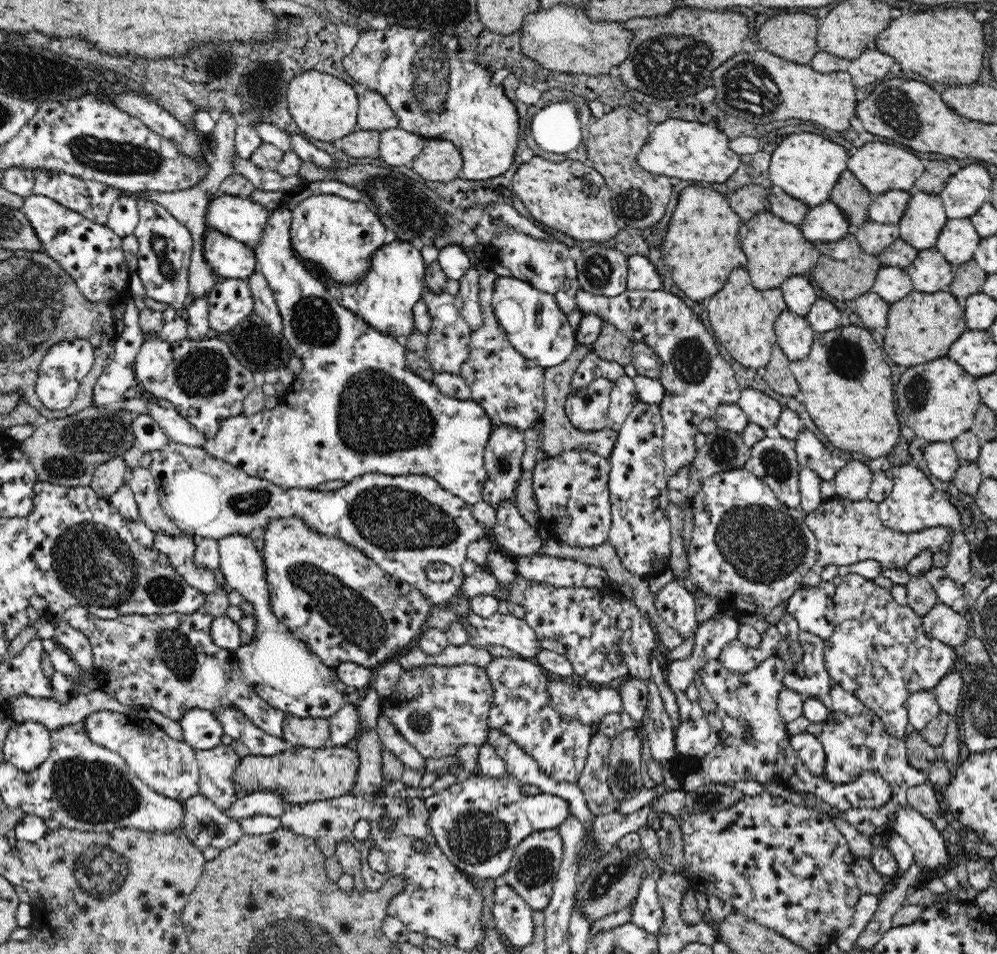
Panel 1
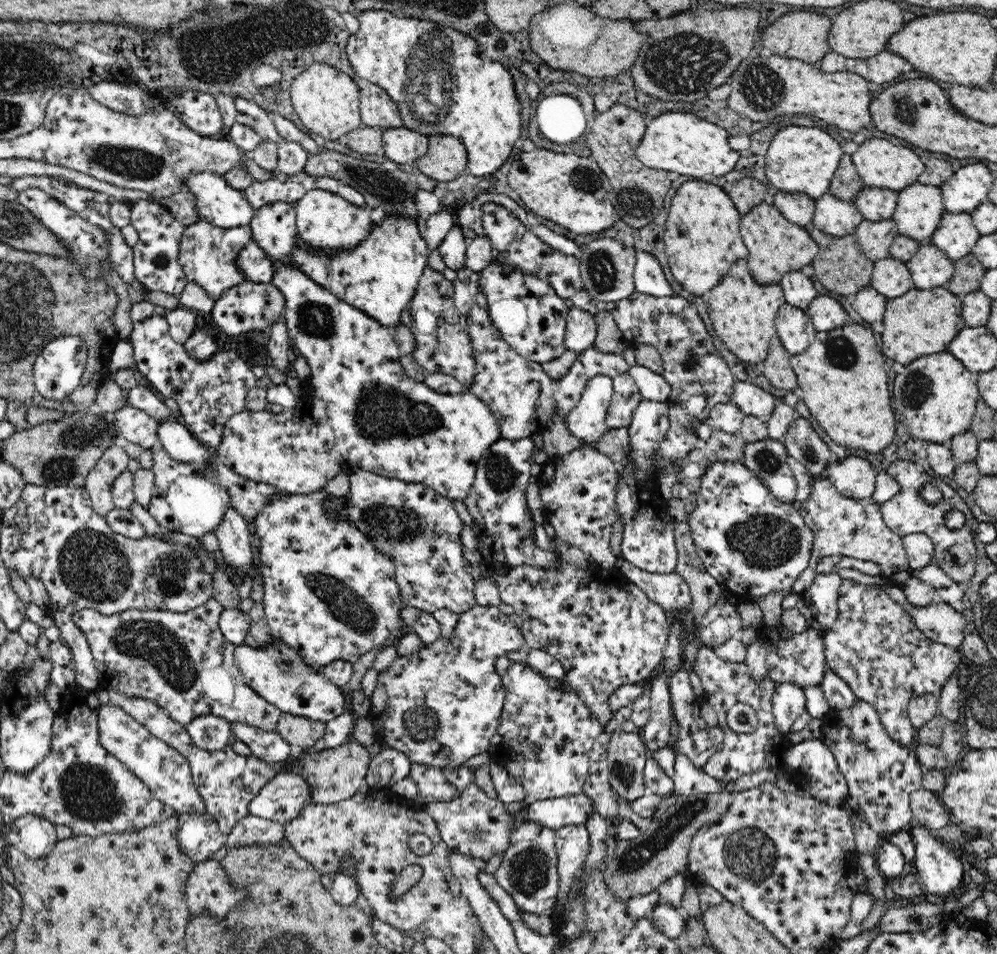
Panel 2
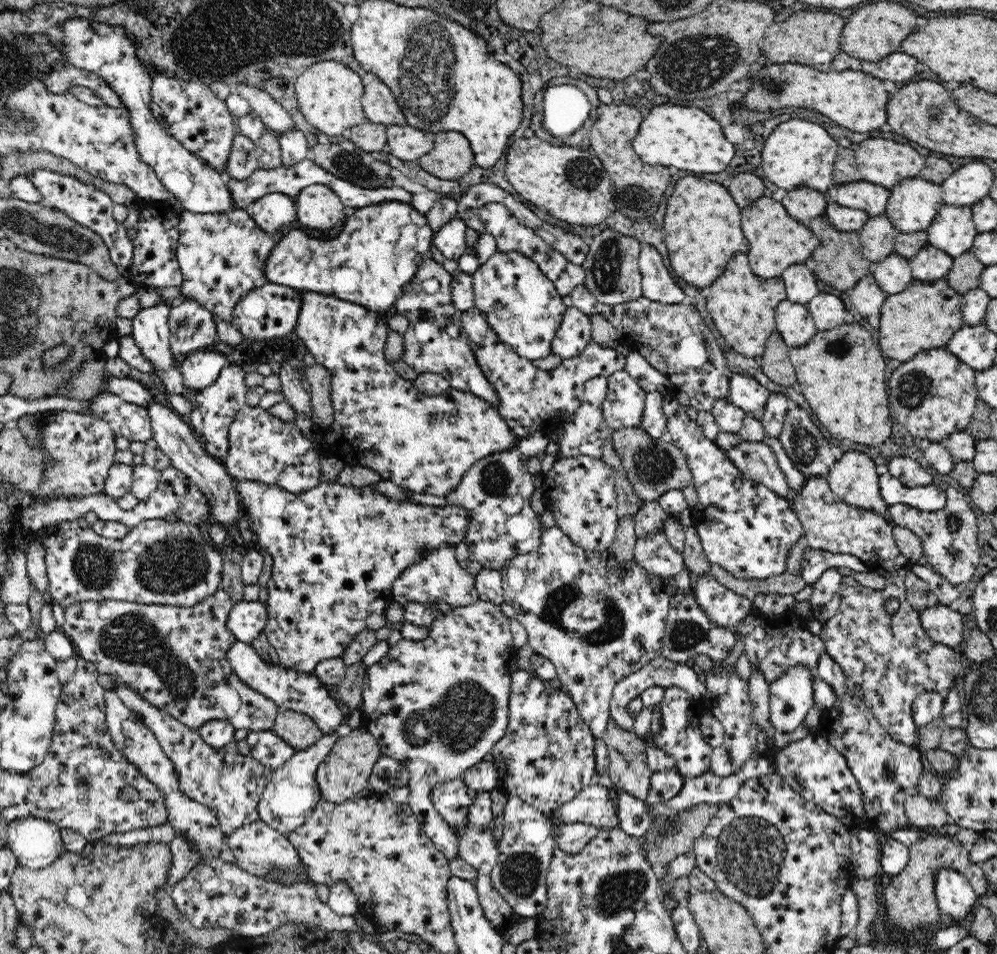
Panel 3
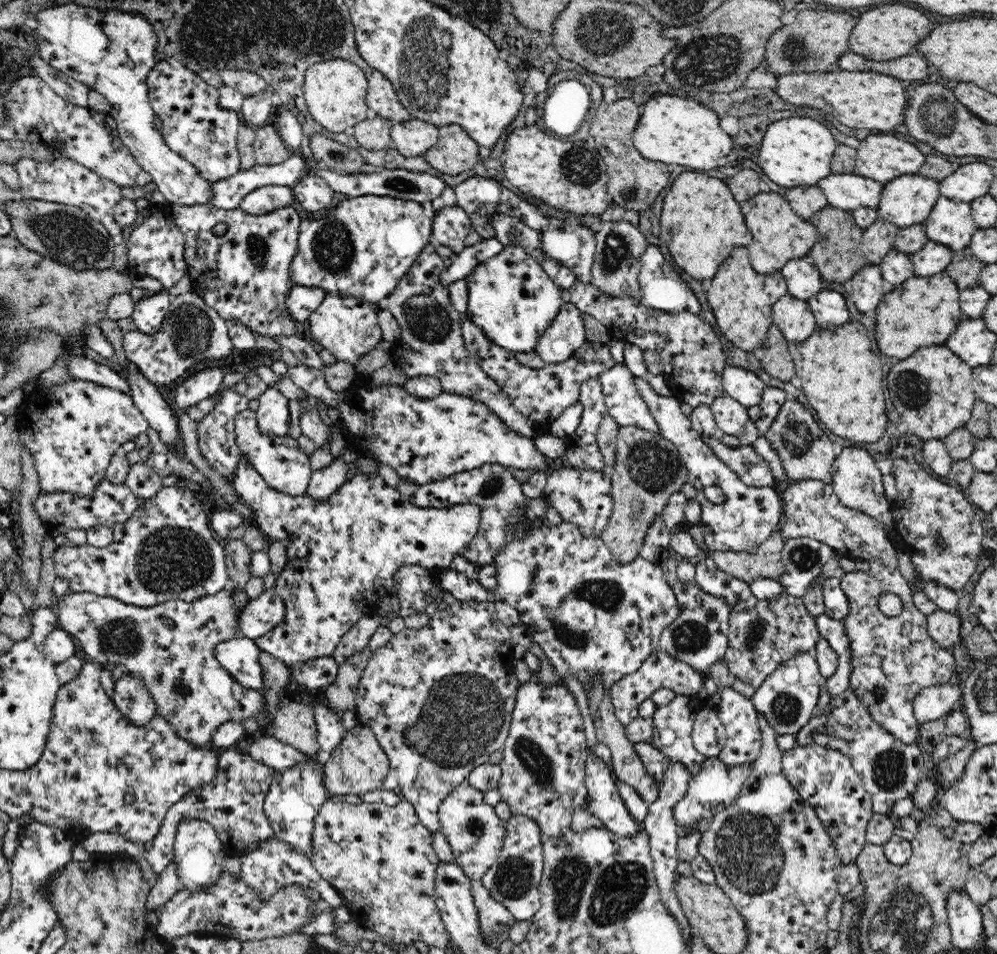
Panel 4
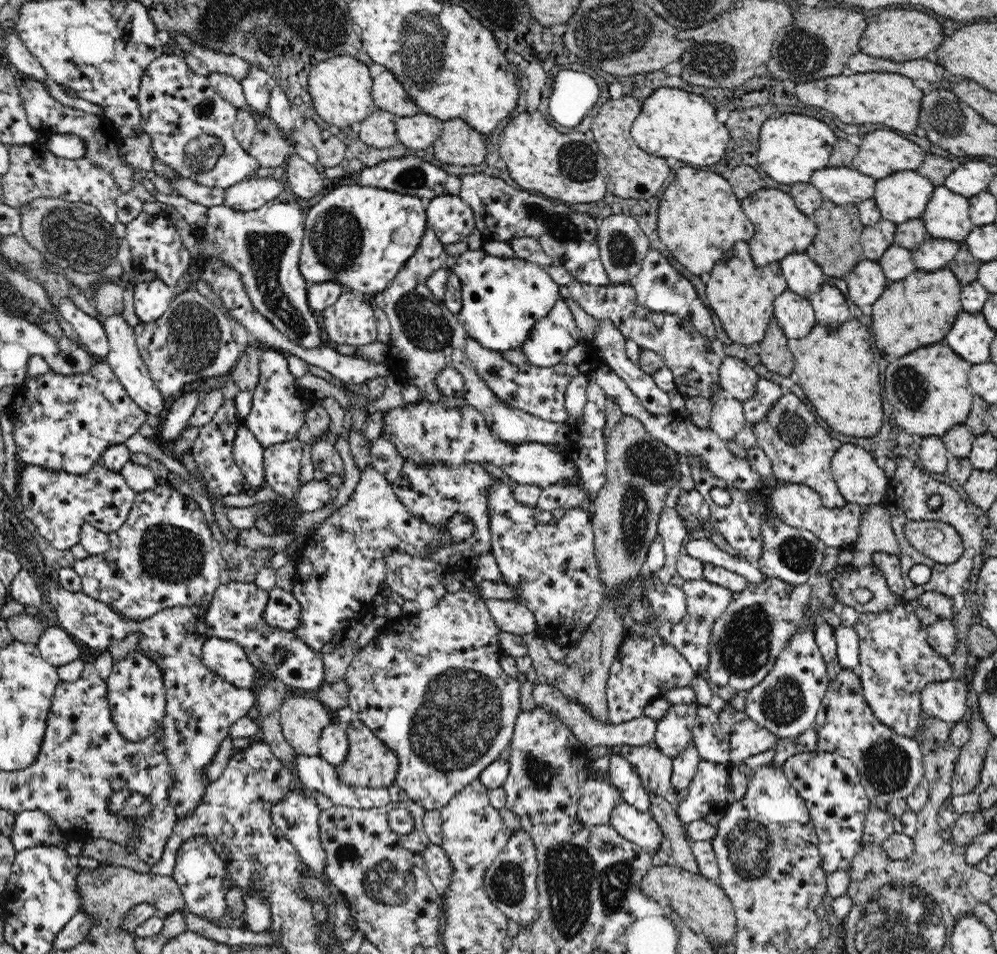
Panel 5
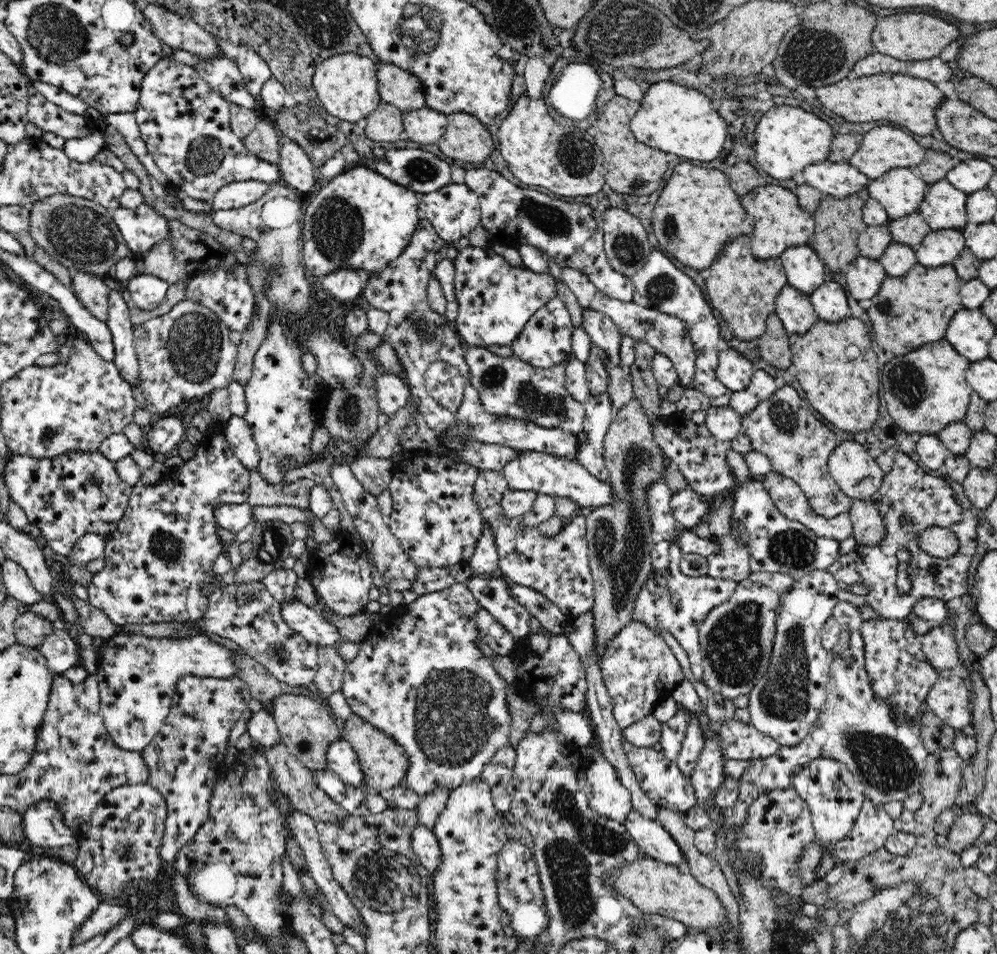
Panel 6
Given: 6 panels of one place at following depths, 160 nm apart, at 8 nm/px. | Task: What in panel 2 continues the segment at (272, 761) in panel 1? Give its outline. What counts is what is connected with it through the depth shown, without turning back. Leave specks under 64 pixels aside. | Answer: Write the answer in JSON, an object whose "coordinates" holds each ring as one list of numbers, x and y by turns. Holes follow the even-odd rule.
{"coordinates":[[354,740,337,746,333,749,320,750,316,752,302,751,296,757,288,756,283,762,278,762,276,771,298,773,310,789,309,802,312,803,334,803,344,799,352,798,356,791,364,788,364,780,371,763,371,756,364,745]]}

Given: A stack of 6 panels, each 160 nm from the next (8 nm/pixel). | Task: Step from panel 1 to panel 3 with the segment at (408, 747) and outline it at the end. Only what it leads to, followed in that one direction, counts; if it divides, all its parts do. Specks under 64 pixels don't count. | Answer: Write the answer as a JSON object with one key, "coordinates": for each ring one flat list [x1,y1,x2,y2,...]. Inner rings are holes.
{"coordinates":[[460,777,446,782,440,782,432,788,430,800,440,813,440,816,455,828,460,828,466,822,468,806,476,791,472,790]]}

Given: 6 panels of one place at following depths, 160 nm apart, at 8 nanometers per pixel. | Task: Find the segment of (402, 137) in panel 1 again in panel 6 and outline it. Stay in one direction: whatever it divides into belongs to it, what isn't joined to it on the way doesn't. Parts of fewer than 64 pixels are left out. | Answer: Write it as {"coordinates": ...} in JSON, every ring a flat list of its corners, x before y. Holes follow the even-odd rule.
{"coordinates":[[426,106,404,113,402,118,404,136,412,142,419,142,421,145,437,143,446,132,447,124,445,114]]}

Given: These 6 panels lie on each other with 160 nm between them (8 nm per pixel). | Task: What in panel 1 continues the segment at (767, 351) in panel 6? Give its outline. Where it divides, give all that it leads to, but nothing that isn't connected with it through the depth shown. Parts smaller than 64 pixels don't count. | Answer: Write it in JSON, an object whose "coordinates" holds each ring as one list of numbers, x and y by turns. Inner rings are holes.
{"coordinates":[[776,343,771,352,771,359,764,367,766,369,764,379,768,386,786,398,794,398,799,392,799,384,794,373,792,373,792,369,789,367,790,363,791,360,780,348,780,345]]}

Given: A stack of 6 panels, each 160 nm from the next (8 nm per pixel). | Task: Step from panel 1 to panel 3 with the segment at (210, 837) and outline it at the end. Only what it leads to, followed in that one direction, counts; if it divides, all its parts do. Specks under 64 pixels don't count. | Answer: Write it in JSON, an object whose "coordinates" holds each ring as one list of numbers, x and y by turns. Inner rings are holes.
{"coordinates":[[176,834,169,844,172,851,172,868,168,873,167,889,174,887,196,865,201,862,201,854,193,846,193,842]]}

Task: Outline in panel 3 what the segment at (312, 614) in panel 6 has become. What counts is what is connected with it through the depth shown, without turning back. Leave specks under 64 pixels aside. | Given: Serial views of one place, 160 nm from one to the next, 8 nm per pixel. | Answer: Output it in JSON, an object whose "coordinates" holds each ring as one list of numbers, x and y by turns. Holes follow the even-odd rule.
{"coordinates":[[241,598,233,603,226,626,240,642,250,643,266,626,266,605,260,601,246,601]]}

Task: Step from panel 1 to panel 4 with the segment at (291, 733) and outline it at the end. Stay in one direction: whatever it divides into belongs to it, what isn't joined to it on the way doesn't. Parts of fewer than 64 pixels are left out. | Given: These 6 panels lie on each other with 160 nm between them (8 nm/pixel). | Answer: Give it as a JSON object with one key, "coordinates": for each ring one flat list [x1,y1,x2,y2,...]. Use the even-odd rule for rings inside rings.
{"coordinates":[[291,701,275,712,272,734,305,755,319,751,317,724,310,703]]}

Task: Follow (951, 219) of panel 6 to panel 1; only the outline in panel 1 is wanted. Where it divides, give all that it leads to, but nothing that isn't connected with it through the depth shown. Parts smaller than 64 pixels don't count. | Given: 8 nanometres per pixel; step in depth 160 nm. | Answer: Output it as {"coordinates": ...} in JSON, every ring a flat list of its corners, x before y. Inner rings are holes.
{"coordinates":[[970,218,947,220,940,231,935,248,956,270,958,265,973,259,981,236,975,230]]}

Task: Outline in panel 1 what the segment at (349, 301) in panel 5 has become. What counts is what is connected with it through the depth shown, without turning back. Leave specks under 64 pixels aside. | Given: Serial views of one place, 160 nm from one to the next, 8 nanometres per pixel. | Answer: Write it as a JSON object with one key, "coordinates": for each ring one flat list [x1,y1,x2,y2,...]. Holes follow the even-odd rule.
{"coordinates":[[280,207,275,211,271,211,271,217,268,219,268,226,264,230,264,235,260,242,255,246,255,257,257,258,258,268,262,271,265,279,269,282,270,288,274,293,276,304,280,317,282,317,282,334,289,342,295,352,295,356,302,360,301,372,295,376,292,390,286,392,280,397,281,405,272,408,272,410,264,410,252,415,239,415,234,418,228,418,222,422,222,426,214,438,208,439,204,444,204,449,208,454,228,461,232,466,240,468,255,478,260,478,284,489,302,488,313,490,319,484,324,482,343,481,346,484,352,482,354,478,364,476,364,474,386,474,387,476,401,476,408,474,427,475,434,478,444,487,444,489,456,496,459,496,464,502,470,505,476,504,482,500,482,492,488,481,488,471,484,464,484,454,487,448,487,440,490,439,493,425,491,419,485,414,485,411,479,406,474,399,458,400,450,398,443,392,440,392,436,383,422,378,415,371,409,368,406,358,406,350,396,341,396,337,382,334,372,328,366,321,362,320,352,311,340,306,336,299,328,292,322,282,316,277,310,275,304,266,296,257,292,243,290,243,292,211],[294,406,298,408,298,418,306,420,302,424,294,424]]}

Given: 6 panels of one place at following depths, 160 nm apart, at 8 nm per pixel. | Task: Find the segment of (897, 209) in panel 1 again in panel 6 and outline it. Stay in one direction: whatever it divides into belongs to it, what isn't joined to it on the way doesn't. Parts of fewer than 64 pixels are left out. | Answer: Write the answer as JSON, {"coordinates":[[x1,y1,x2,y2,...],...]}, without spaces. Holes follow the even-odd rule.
{"coordinates":[[828,160,806,166,798,180,817,188,824,195,832,195,840,200,866,189,870,182,870,179,865,174,862,174,850,163,835,163]]}

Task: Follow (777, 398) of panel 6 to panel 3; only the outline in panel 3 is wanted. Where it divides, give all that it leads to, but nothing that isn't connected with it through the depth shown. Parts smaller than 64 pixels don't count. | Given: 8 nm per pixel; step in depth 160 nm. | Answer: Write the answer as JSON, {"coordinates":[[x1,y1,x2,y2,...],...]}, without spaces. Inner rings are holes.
{"coordinates":[[802,408,788,410,778,440,798,470,808,477,826,477,837,461,832,456,830,444]]}

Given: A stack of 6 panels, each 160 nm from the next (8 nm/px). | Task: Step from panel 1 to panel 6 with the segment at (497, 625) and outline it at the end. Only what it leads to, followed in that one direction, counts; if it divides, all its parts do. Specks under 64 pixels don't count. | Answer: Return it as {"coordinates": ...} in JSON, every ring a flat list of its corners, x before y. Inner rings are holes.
{"coordinates":[[465,583,453,584,447,589,423,594,410,604,404,603,404,605,390,608,384,612,382,618,377,623,371,626,369,634,361,644,359,653,352,661,347,663,344,671,341,691,353,714,362,717,366,722,384,731,384,733,388,734,388,737,404,748,406,755,408,755,408,770,406,770,403,784,406,784,420,798,436,789,446,788,454,790,480,777,484,766,491,761,496,751,508,744,512,726,512,713,509,709,508,700,506,700,508,683,494,669,494,665,492,665,493,660,487,655,485,656,482,653,482,649,478,646,478,641,481,640,481,637,479,627,476,626,476,615,480,609,482,609,481,604,476,600,476,597,470,592]]}

